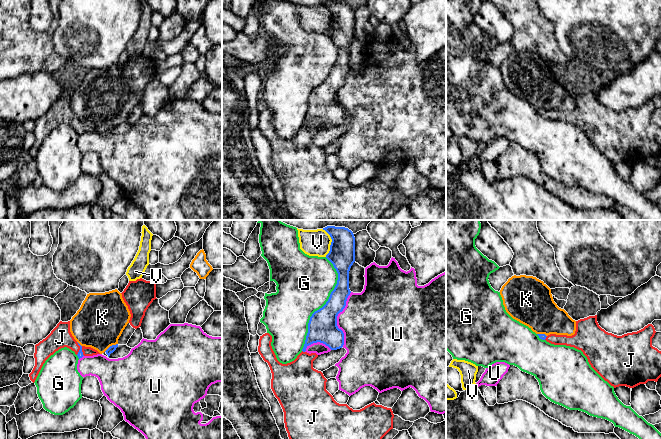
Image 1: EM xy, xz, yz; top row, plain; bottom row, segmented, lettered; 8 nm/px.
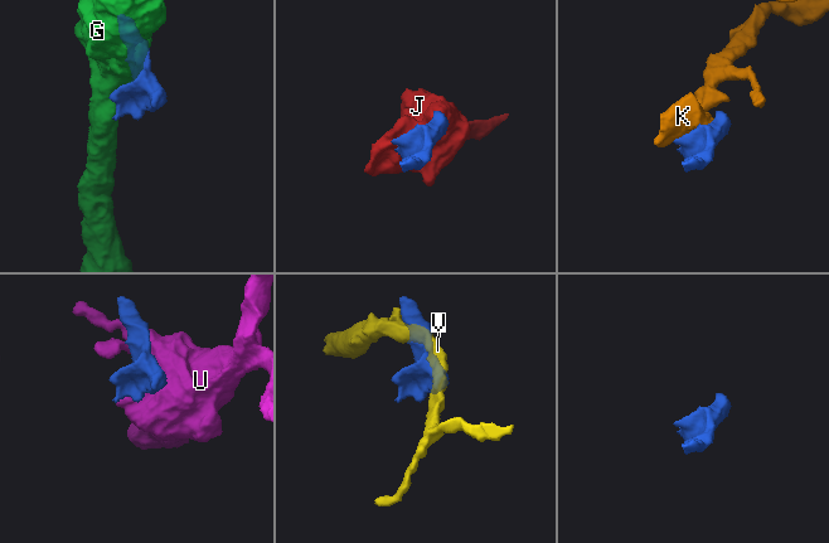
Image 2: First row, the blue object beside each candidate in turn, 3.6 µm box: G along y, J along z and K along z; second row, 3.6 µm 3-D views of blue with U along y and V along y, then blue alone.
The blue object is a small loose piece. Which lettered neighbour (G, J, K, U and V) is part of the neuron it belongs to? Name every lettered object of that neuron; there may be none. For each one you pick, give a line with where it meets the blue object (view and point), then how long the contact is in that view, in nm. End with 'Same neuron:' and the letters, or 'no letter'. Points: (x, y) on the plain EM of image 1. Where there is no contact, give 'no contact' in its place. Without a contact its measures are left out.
J: meets blue in xy at (80, 125); contact 130 nm long
Same neuron: J

